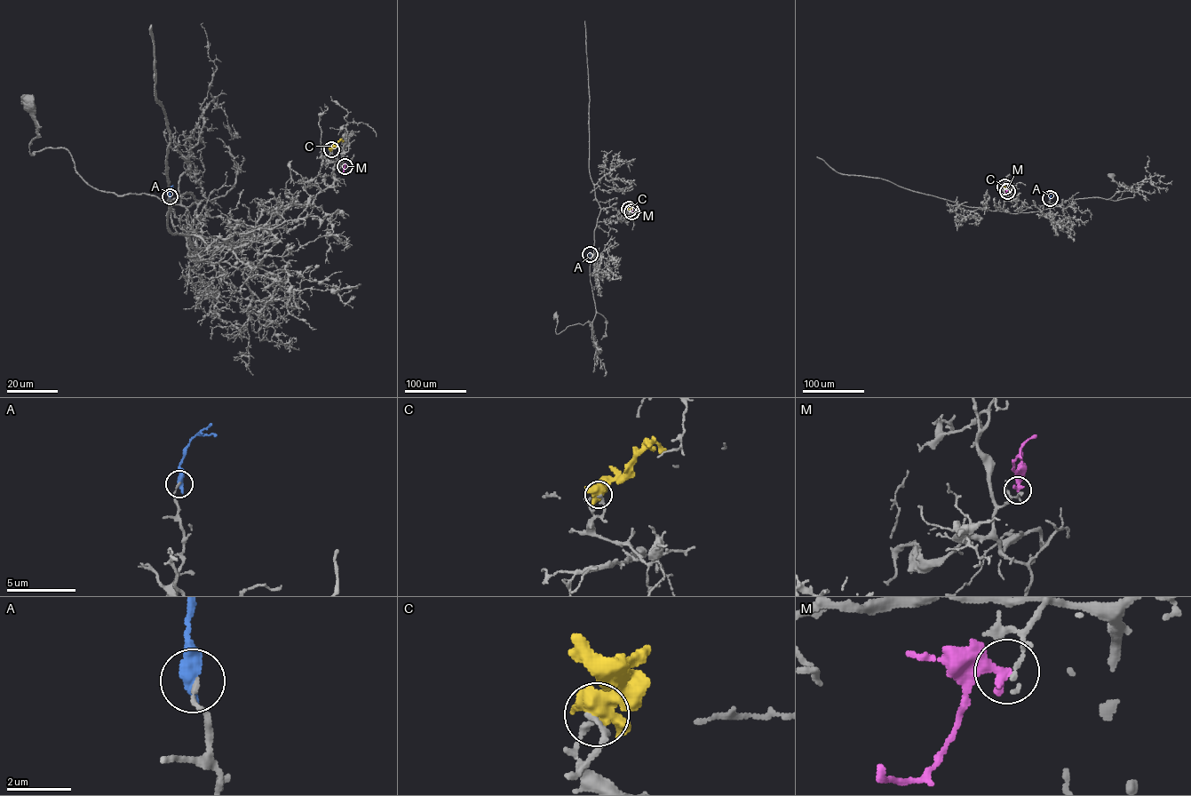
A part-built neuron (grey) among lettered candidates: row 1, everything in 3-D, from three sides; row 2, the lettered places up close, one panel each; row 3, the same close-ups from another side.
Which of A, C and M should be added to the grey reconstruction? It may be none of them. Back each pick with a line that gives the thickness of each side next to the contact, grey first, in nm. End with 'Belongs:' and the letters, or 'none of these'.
Belongs: none of these

